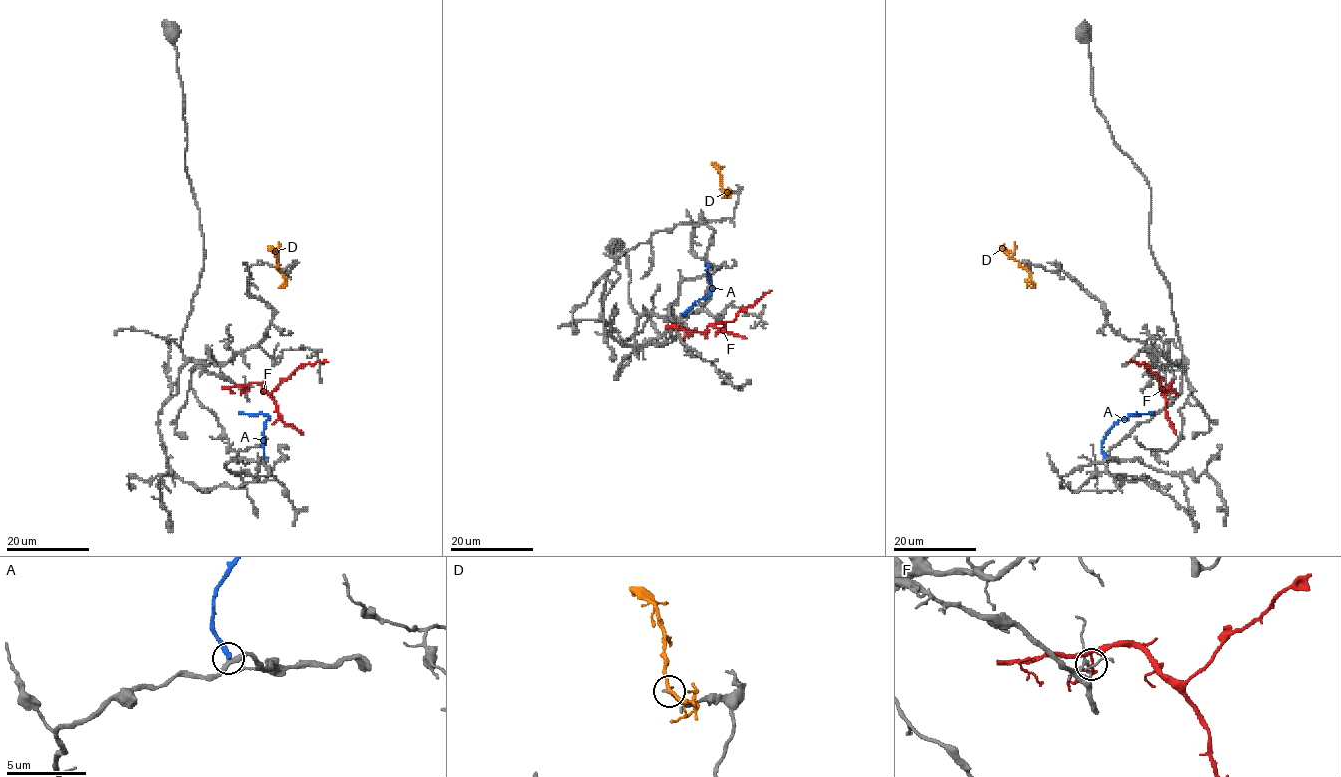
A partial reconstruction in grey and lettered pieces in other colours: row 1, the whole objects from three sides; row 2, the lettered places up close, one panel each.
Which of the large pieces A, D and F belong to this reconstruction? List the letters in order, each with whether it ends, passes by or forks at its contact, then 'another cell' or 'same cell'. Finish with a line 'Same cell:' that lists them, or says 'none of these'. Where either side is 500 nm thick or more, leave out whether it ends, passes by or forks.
A: it ends | another cell
D: it passes by | another cell
F: it passes by | another cell
Same cell: none of these

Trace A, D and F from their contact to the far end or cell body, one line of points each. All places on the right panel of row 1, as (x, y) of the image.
A: (1106, 458), (1102, 440), (1116, 423), (1133, 414), (1152, 411)
D: (1027, 269), (1007, 254), (1004, 244)
F: (1171, 388), (1170, 383), (1162, 392), (1159, 378), (1144, 364), (1127, 362)

